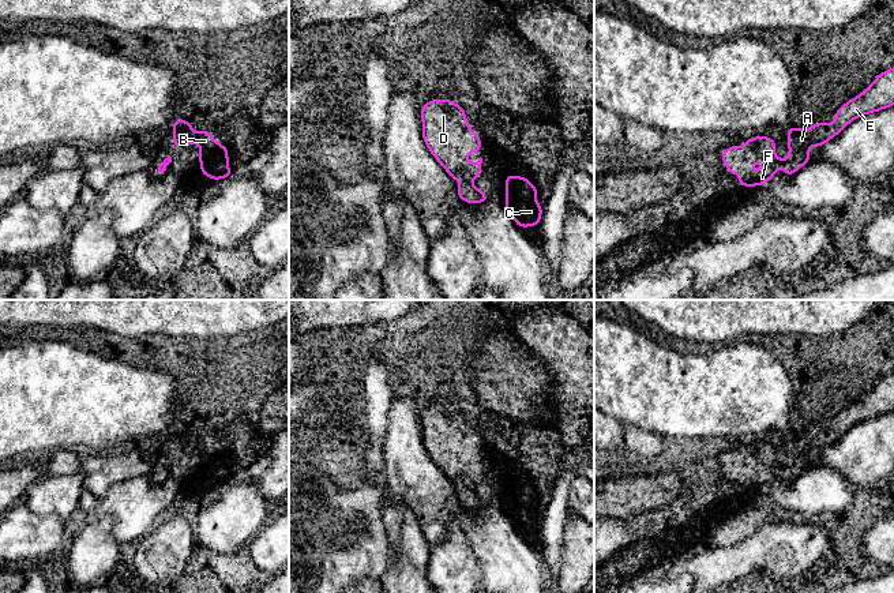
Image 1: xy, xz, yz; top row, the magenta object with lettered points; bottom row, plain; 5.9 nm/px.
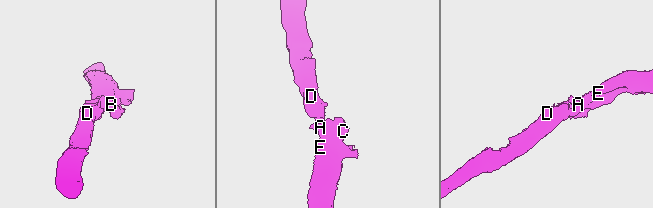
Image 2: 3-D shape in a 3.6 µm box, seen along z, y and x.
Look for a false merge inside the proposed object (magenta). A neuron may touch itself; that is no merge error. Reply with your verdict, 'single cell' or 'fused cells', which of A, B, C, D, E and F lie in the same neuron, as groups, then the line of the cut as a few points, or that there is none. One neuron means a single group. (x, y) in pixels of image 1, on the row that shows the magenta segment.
single cell; groups A B C D E F; cut none

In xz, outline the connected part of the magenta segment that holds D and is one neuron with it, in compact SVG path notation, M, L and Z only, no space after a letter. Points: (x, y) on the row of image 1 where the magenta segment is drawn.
M431 100L422 105L420 116L422 139L431 154L461 184L457 195L472 204L489 200L482 189L469 184L481 176L482 158L474 164L465 158L469 153L481 151L482 142L469 127L463 108L452 100Z

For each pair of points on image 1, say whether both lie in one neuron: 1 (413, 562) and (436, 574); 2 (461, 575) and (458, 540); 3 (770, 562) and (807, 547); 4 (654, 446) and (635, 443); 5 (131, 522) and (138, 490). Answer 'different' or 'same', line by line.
1: different
2: same
3: same
4: same
5: same

